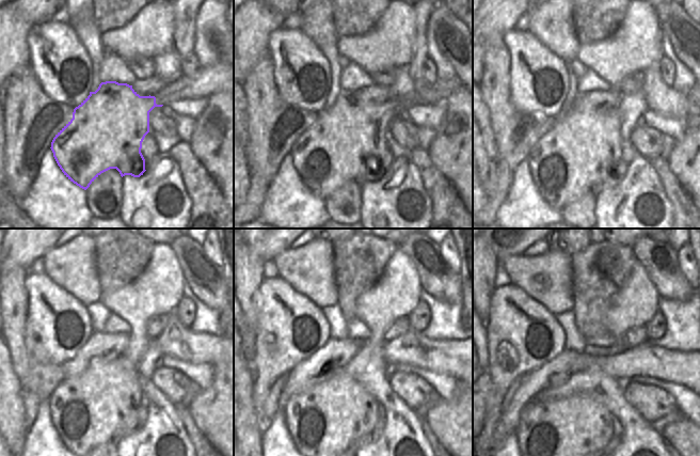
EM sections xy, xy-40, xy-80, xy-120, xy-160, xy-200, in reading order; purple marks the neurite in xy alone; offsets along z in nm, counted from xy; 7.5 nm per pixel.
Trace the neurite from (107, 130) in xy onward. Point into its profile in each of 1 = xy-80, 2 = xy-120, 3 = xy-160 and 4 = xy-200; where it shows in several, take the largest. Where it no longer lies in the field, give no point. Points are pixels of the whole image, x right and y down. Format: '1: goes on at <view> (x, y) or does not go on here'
1: goes on at xy-80 (581, 152)
2: goes on at xy-120 (104, 402)
3: goes on at xy-160 (334, 414)
4: goes on at xy-200 (555, 437)

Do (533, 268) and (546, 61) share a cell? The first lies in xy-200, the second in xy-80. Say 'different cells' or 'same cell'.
different cells

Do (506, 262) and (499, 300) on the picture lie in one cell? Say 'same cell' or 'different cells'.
different cells

